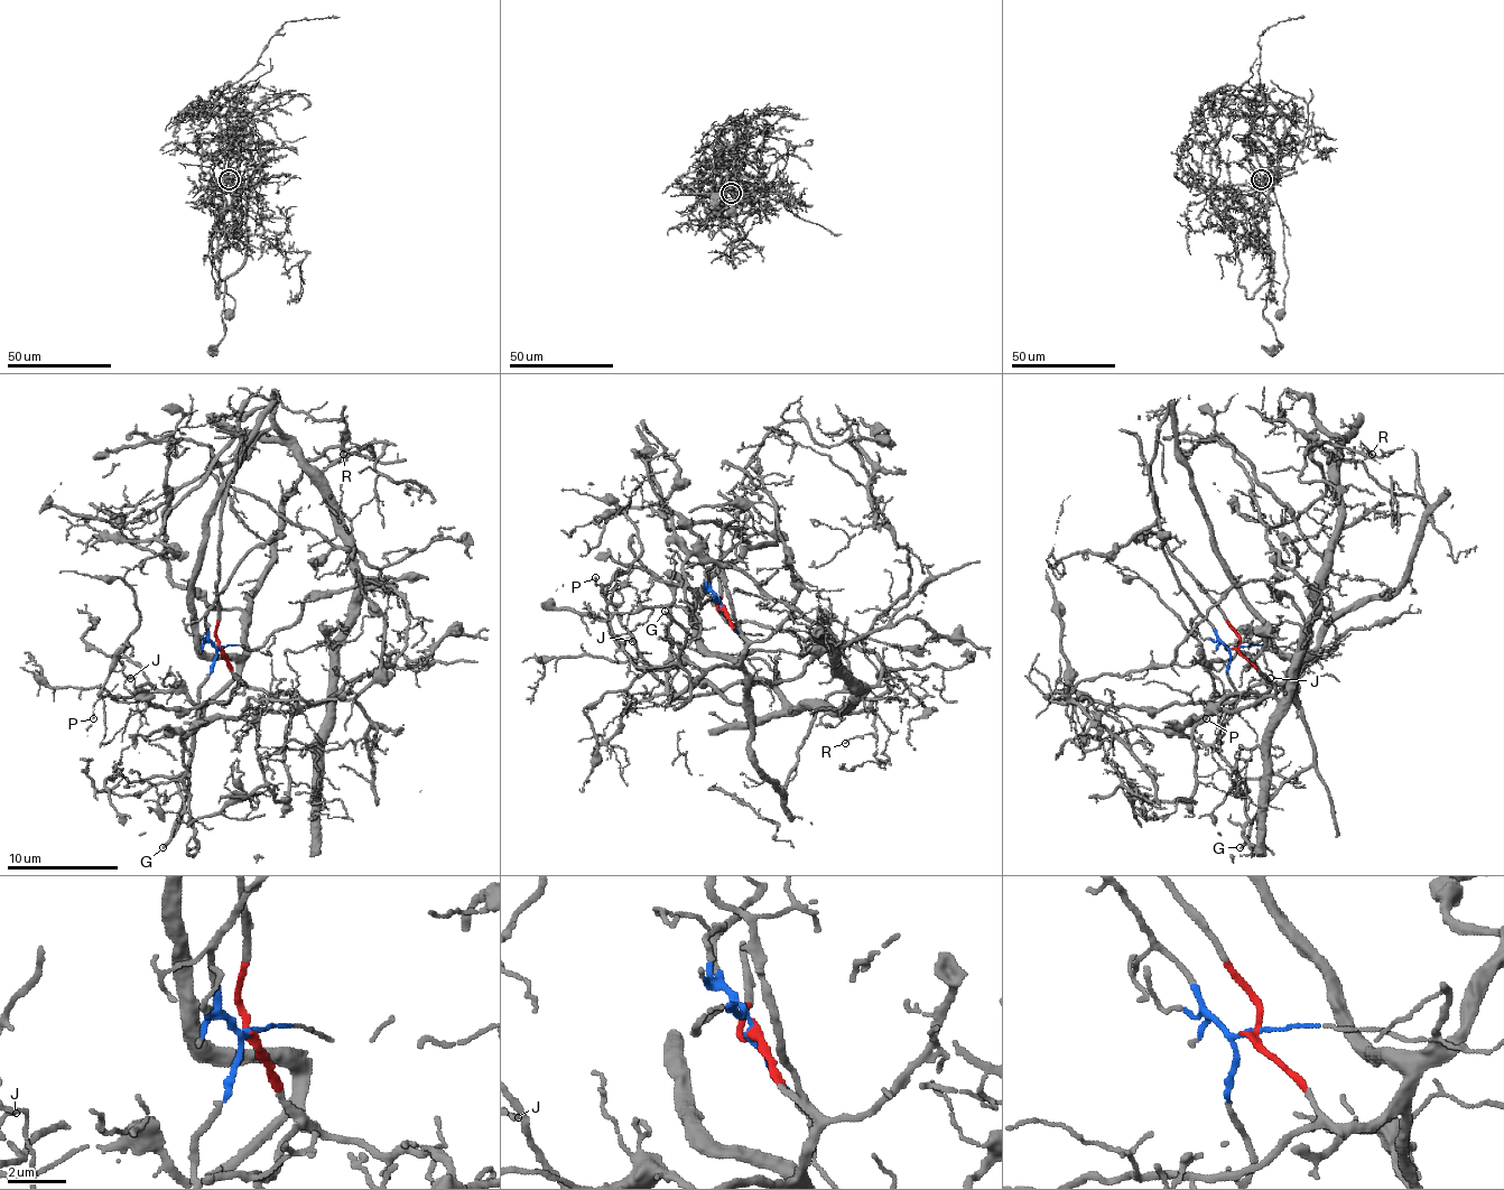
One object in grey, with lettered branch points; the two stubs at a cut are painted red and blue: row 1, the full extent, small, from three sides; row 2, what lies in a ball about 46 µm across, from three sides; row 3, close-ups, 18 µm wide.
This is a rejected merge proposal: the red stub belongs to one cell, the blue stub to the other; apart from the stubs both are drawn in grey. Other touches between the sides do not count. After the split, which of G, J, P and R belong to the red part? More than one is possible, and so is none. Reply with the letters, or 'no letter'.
G, J, P

